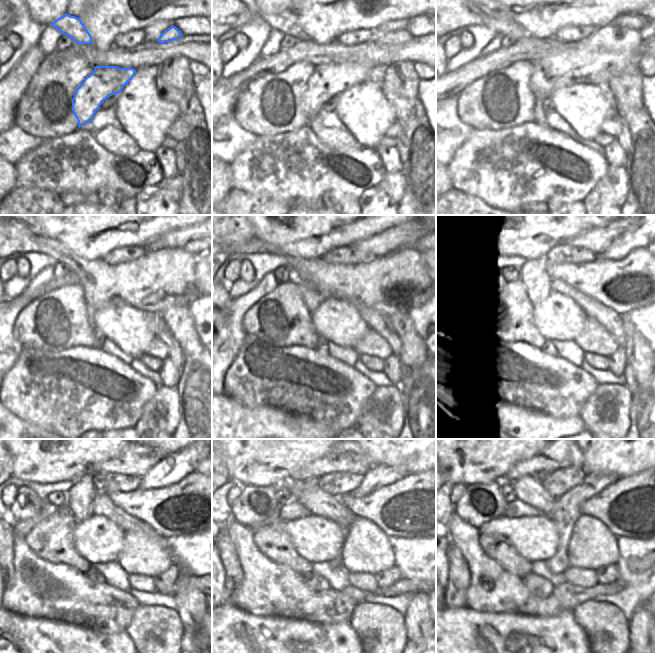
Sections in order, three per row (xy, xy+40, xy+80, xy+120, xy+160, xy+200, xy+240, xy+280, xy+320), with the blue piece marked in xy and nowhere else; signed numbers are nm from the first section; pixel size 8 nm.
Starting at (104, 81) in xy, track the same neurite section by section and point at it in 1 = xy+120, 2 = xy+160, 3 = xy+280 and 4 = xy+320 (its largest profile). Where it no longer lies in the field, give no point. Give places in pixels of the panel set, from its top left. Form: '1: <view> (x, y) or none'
1: xy+120 (164, 278)
2: xy+160 (399, 281)
3: xy+280 (414, 507)
4: xy+320 (639, 506)

